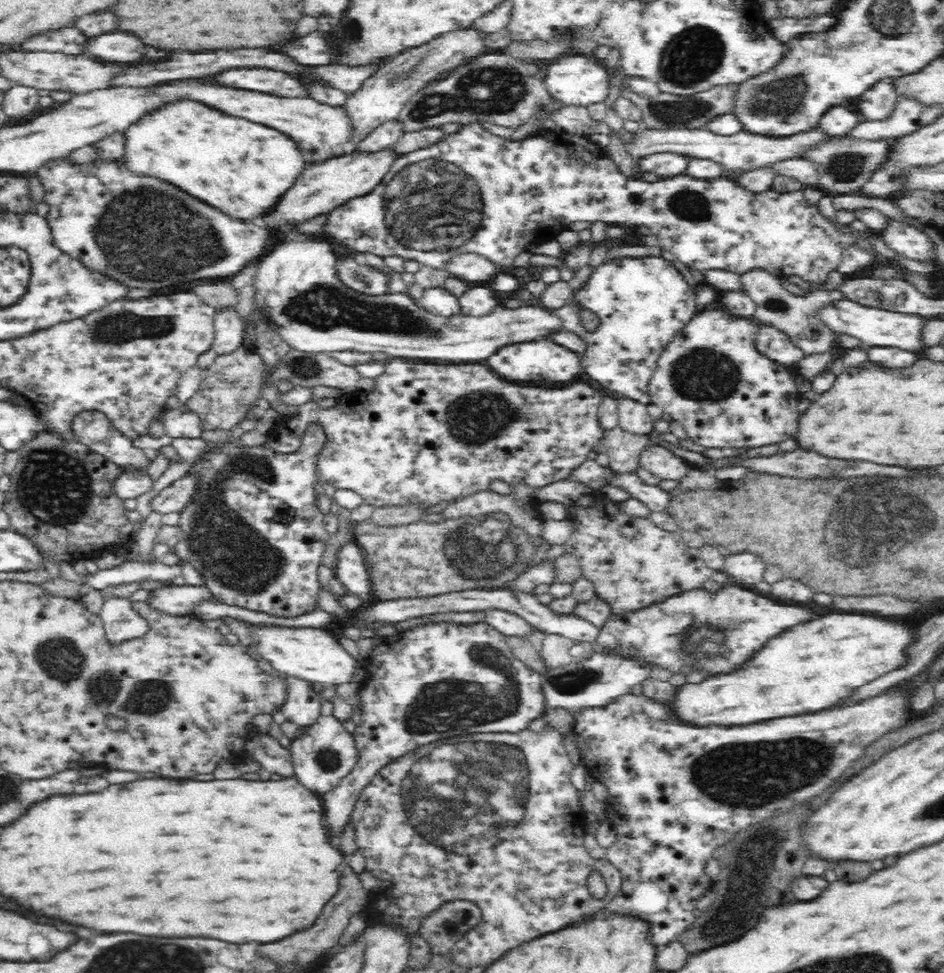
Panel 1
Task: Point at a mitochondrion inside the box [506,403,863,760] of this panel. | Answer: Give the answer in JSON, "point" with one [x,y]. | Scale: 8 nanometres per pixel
{"point":[701,638]}

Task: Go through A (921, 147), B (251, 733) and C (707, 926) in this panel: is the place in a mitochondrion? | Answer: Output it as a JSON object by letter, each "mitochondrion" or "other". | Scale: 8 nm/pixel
{"A":"other","B":"other","C":"mitochondrion"}

